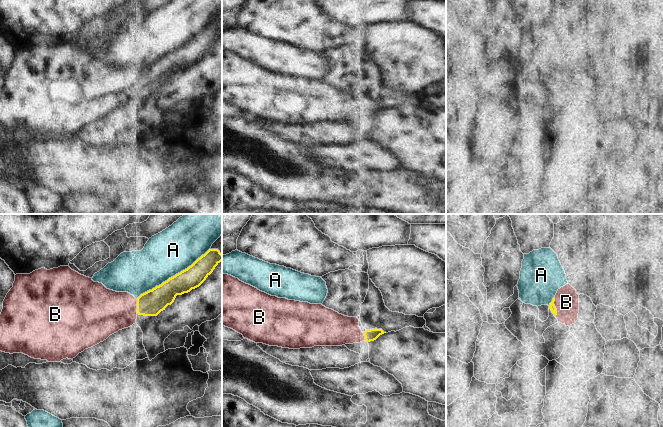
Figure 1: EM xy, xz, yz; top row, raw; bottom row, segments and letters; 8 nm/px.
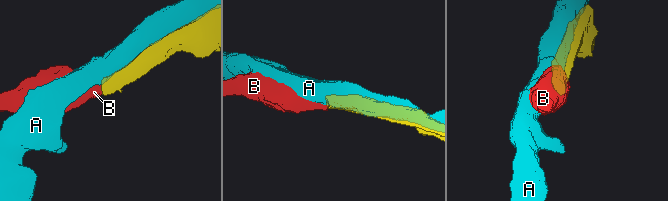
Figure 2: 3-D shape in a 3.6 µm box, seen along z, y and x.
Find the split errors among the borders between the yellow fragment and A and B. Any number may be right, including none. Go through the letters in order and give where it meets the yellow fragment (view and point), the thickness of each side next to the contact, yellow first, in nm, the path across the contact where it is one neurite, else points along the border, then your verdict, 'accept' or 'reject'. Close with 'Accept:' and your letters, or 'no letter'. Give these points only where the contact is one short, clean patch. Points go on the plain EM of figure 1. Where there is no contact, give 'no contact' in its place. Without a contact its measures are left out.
A: xy (173, 52) | 190/360 nm | reject
B: yz (555, 83) | 50/190 nm | across yz (552, 82), (555, 83), (562, 82), (566, 78) | accept
Accept: B

